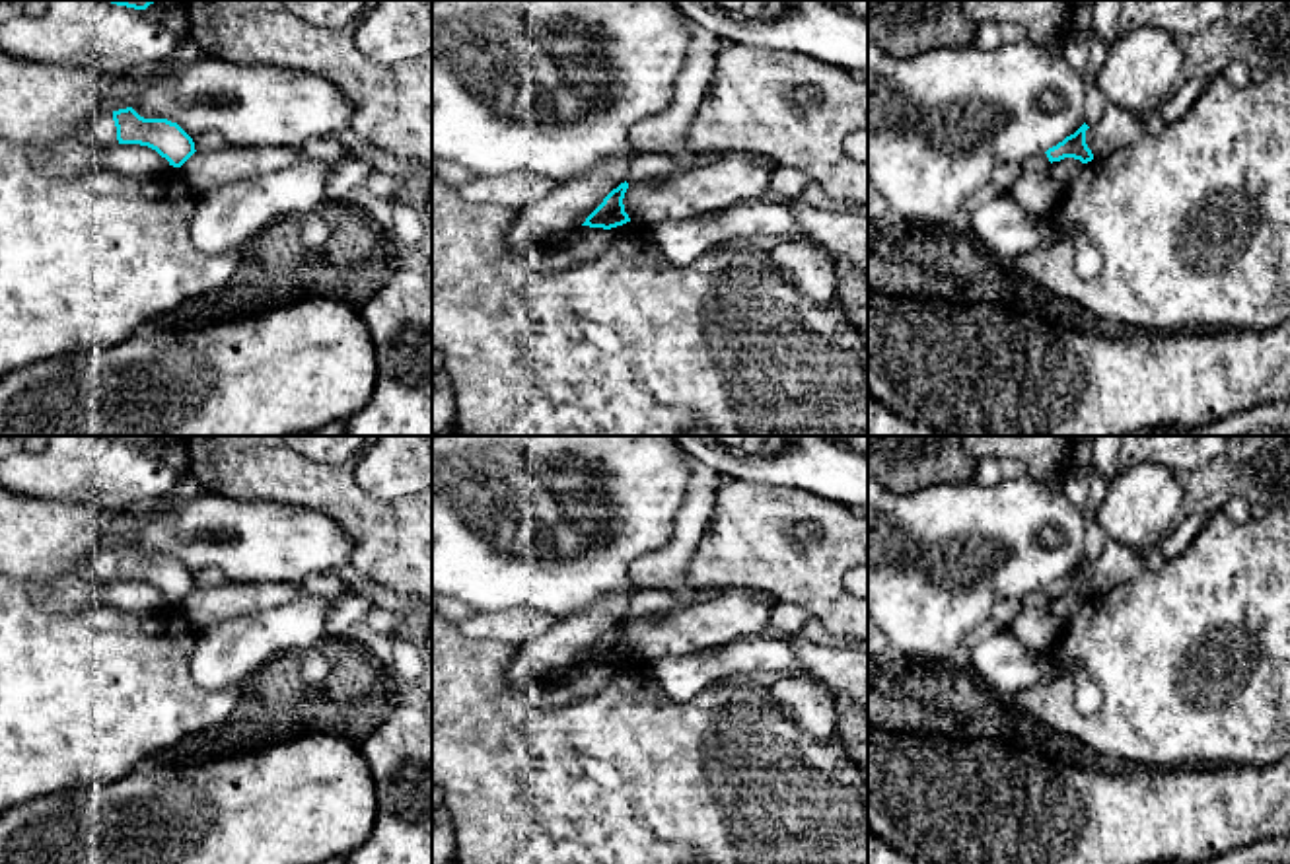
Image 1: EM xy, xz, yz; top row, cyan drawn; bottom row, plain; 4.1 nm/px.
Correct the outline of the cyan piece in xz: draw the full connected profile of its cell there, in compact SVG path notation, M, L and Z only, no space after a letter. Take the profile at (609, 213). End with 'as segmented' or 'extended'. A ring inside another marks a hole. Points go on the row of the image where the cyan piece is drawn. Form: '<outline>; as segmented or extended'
M627 181L613 189L582 226L611 230L630 222L623 204L627 189Z; as segmented

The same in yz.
M1084 123L1074 134L1066 136L1057 146L1049 148L1045 154L1049 162L1060 162L1064 158L1080 160L1082 163L1088 163L1093 160L1092 150L1086 144L1086 130L1090 126Z; as segmented

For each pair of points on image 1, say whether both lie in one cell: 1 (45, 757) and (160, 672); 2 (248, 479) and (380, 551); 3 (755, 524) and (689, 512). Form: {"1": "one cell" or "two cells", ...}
{"1": "one cell", "2": "one cell", "3": "two cells"}

